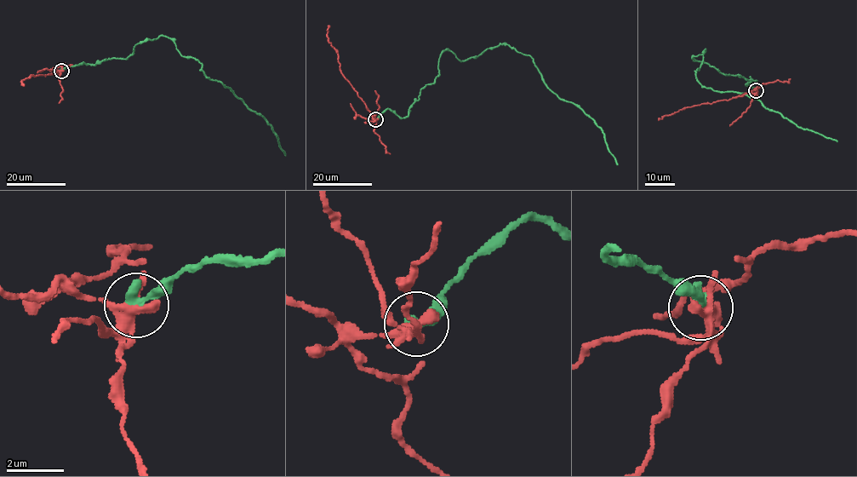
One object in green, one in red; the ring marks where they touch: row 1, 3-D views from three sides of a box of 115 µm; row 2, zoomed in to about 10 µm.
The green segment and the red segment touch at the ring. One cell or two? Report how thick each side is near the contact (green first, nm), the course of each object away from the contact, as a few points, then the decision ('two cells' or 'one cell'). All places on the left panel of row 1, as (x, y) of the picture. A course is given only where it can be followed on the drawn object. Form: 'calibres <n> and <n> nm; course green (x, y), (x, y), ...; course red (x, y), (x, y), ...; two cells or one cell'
calibres 400 and 280 nm; course green (61, 70), (127, 59), (138, 43), (163, 35), (263, 117), (285, 155); course red (61, 70), (45, 76), (31, 75), (20, 81), (25, 84); two cells

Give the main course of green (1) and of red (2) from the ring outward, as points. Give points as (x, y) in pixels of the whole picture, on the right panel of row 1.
1: (755, 89), (745, 84), (757, 80), (693, 58), (705, 49), (694, 74), (703, 86), (745, 94), (837, 141)
2: (755, 89), (756, 93), (748, 93), (729, 100), (684, 107), (659, 119)

